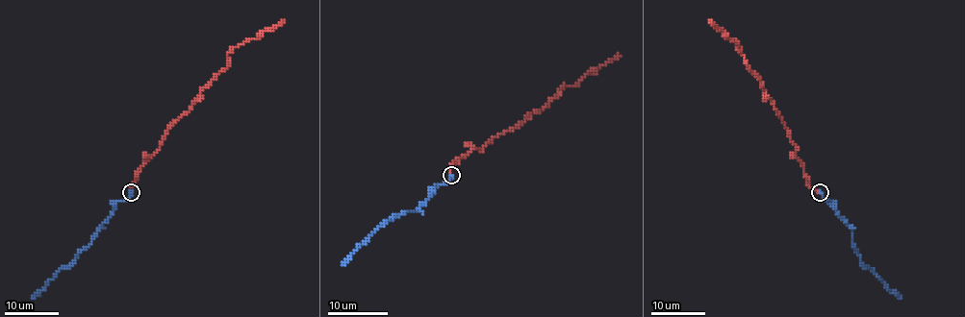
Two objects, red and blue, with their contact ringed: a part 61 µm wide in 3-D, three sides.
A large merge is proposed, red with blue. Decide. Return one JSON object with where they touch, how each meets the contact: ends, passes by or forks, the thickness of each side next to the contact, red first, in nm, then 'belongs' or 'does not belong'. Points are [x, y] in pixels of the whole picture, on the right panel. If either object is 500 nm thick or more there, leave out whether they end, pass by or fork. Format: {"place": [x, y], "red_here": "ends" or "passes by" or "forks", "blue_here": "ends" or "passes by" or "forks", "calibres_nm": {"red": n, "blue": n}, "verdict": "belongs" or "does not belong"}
{"place": [820, 192], "red_here": "ends", "blue_here": "ends", "calibres_nm": {"red": 200, "blue": 200}, "verdict": "belongs"}

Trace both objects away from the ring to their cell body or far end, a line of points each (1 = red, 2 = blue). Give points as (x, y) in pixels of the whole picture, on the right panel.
1: (819, 192), (808, 184), (804, 166), (795, 157), (796, 145), (738, 43), (711, 20)
2: (819, 191), (851, 230), (852, 246), (860, 261), (899, 298)

